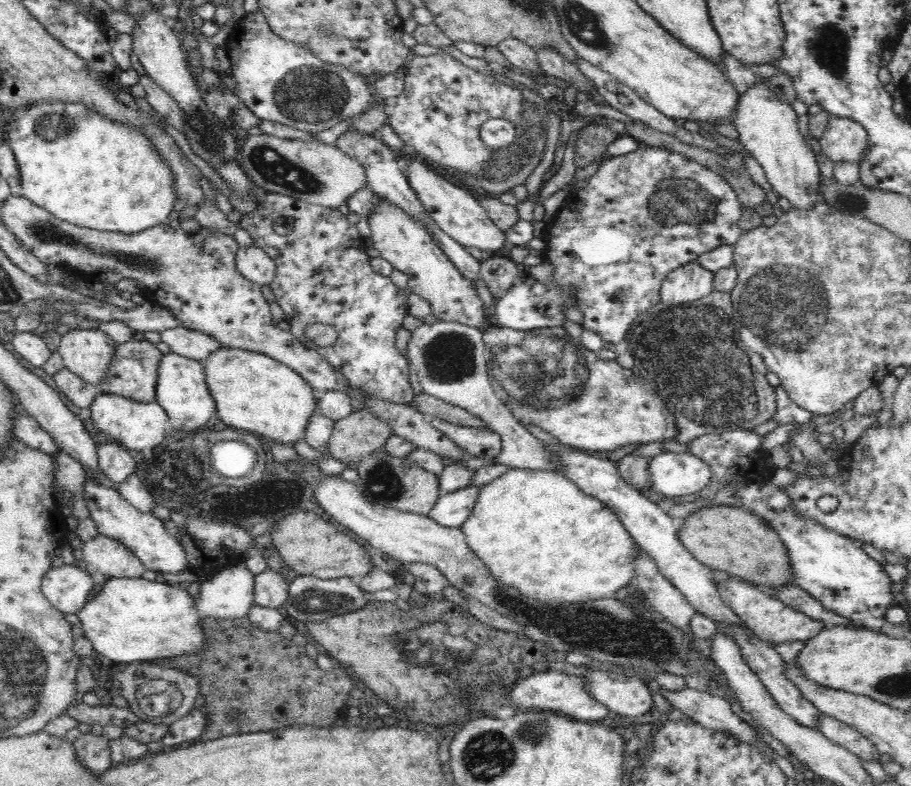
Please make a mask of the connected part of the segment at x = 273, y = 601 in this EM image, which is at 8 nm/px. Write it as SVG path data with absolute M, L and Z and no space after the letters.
M270 569L255 574L253 601L256 606L277 609L288 598L289 580Z

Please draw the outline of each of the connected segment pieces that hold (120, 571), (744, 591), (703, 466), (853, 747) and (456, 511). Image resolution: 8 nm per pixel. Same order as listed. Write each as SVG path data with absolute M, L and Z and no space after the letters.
M99 534L96 538L85 542L81 550L86 568L92 574L99 572L104 576L118 578L140 578L144 574L144 563L124 544L109 536Z
M737 578L720 581L717 583L717 591L726 606L729 606L735 615L741 620L750 631L762 641L770 644L782 644L789 641L806 641L817 636L826 624L806 616L802 611L796 610L784 604L776 597L766 594L748 581Z
M663 452L649 460L648 474L652 489L664 496L686 496L708 487L710 467L700 458L685 453Z
M819 711L815 729L825 735L828 740L847 748L850 752L864 760L878 760L881 752L856 728Z
M466 486L442 494L436 506L427 512L427 517L435 520L440 526L459 528L474 511L476 500L480 496L480 487L483 486Z

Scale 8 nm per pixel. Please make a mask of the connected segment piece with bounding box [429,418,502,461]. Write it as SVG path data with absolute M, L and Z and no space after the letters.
M431 418L429 422L444 436L452 440L454 444L457 444L464 451L468 451L473 457L494 461L500 454L502 448L501 437L489 428L462 427L438 418Z

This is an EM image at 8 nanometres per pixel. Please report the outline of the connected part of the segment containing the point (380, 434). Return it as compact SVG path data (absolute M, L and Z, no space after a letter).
M364 408L353 412L348 418L334 421L332 436L327 444L328 454L343 463L358 463L370 456L374 450L381 448L390 436L393 436L392 429Z

